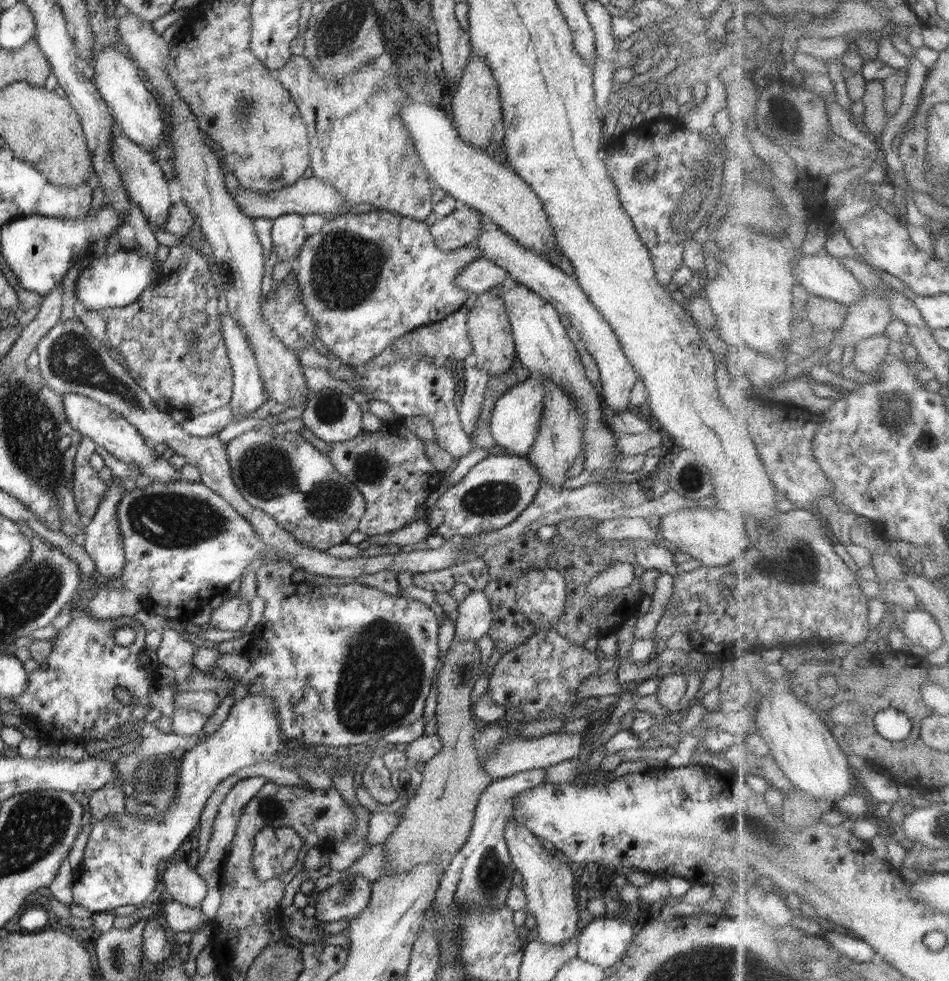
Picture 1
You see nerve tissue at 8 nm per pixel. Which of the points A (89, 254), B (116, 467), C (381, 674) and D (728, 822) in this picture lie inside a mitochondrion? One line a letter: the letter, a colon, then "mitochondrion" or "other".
A: other
B: other
C: mitochondrion
D: mitochondrion

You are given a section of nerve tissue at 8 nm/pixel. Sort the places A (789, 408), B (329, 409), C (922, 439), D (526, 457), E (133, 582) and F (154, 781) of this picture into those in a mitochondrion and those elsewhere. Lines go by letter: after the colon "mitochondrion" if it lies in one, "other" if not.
A: other
B: mitochondrion
C: mitochondrion
D: other
E: other
F: mitochondrion

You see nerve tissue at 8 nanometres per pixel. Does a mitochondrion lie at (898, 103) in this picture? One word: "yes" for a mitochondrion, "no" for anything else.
no

